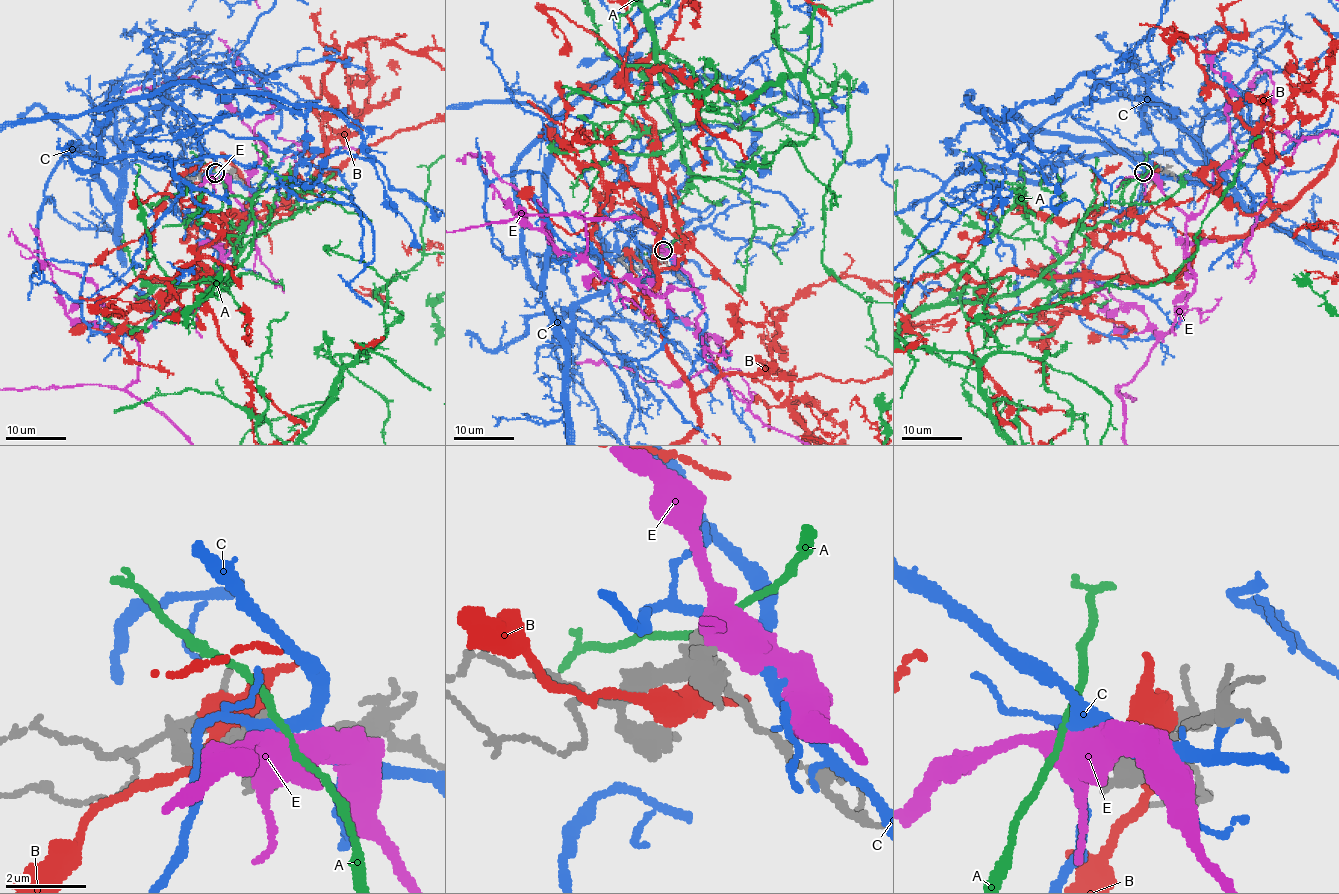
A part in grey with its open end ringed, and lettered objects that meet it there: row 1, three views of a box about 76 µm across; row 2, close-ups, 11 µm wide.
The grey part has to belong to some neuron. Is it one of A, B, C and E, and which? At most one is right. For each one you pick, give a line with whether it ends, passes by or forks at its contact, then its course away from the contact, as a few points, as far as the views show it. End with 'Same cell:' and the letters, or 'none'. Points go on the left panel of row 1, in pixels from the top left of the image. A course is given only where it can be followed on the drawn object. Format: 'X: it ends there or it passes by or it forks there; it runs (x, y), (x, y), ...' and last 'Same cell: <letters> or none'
Same cell: none

